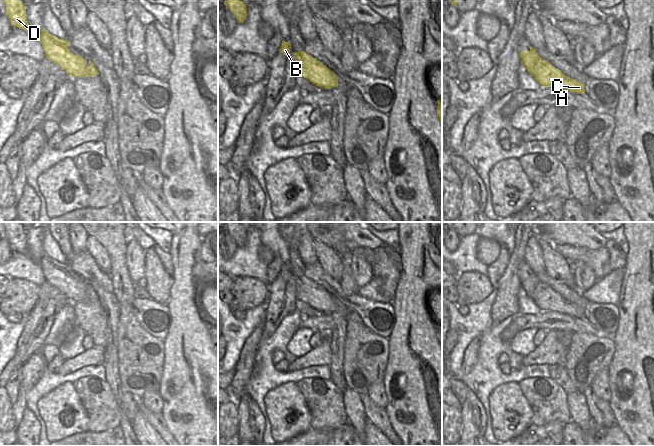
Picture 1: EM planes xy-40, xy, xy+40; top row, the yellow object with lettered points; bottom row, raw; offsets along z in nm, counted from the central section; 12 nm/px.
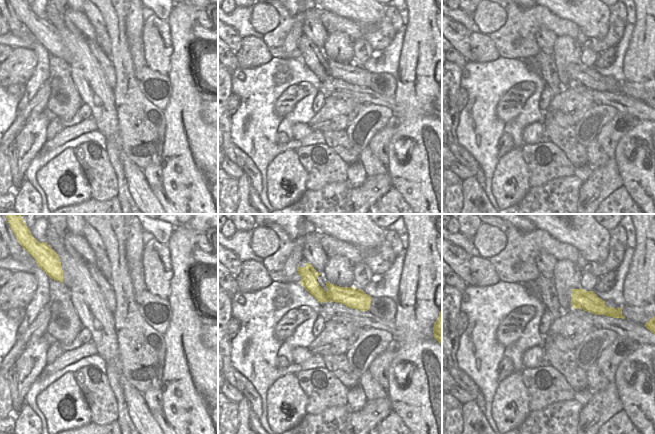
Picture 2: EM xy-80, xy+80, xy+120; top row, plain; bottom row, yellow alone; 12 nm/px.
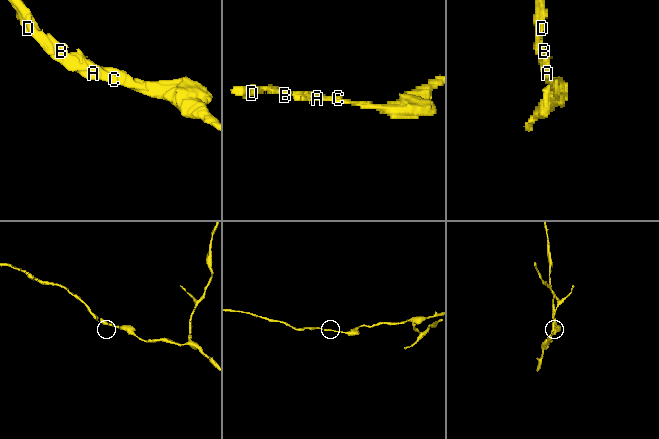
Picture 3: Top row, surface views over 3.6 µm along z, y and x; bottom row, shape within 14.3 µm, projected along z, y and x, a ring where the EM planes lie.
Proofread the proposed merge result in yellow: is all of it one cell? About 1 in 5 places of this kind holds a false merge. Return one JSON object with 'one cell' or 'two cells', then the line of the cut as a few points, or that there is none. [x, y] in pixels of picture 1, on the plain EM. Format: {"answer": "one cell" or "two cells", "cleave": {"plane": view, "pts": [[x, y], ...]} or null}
{"answer": "one cell", "cleave": null}

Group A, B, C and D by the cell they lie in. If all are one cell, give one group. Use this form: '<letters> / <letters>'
A B C D

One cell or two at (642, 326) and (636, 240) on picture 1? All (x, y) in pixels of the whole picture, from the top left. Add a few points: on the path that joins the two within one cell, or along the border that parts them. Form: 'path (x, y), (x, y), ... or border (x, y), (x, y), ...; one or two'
path (641, 305), (641, 261); one

